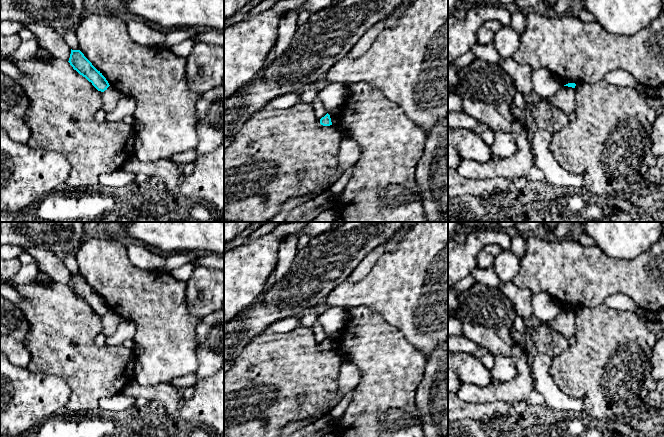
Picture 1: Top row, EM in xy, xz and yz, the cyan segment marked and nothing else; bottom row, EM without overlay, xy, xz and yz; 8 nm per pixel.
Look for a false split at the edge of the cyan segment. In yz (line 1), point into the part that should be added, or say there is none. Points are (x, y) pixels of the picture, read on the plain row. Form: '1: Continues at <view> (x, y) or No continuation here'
1: No continuation here

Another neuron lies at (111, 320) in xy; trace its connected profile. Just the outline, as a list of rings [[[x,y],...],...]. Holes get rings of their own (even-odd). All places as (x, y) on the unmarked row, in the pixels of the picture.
[[[109,310],[104,316],[102,316],[104,334],[107,337],[114,335],[122,319],[121,316]]]

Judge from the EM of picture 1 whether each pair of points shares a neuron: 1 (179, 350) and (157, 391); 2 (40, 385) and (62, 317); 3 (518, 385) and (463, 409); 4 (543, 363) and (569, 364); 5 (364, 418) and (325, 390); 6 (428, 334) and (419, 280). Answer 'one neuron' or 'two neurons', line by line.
1: two neurons
2: two neurons
3: two neurons
4: two neurons
5: two neurons
6: one neuron

